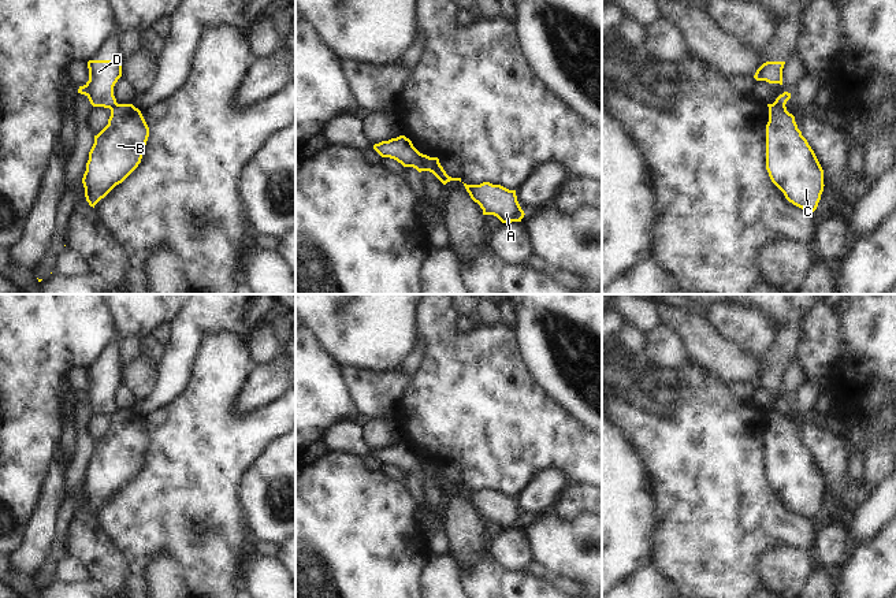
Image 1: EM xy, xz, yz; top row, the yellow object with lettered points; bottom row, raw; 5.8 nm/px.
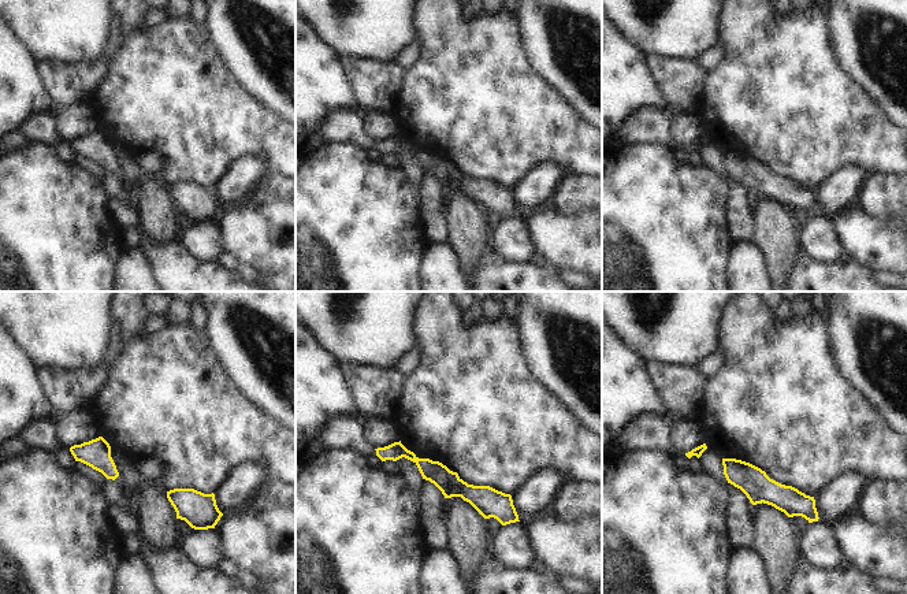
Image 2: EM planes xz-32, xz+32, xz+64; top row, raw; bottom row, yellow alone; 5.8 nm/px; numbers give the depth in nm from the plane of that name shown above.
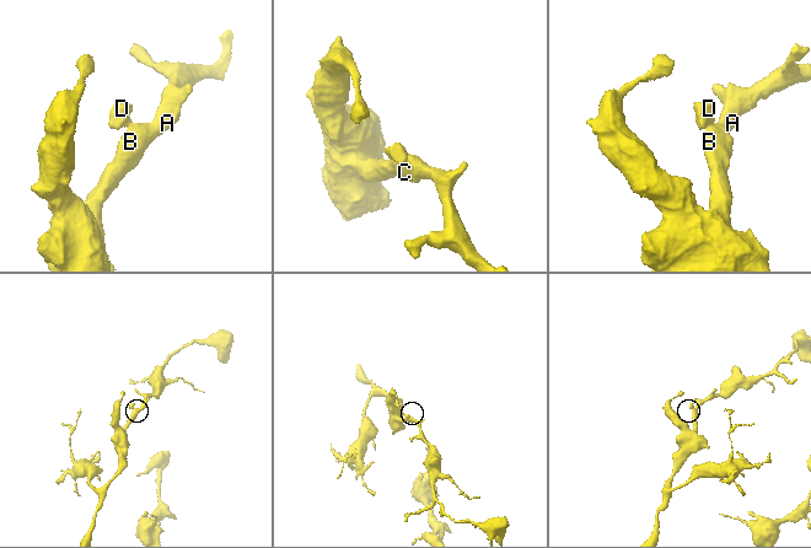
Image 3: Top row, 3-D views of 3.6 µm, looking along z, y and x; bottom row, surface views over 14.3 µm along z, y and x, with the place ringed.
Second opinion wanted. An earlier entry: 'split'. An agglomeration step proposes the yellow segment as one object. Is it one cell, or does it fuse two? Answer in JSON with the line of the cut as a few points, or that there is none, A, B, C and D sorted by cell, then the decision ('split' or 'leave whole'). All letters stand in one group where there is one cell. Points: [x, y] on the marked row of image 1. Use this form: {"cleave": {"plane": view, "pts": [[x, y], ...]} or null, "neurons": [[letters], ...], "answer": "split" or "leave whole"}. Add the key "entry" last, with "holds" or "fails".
{"cleave": {"plane": "xz", "pts": [[419, 153], [424, 170]]}, "neurons": [["A", "B", "C"], ["D"]], "answer": "split", "entry": "holds"}

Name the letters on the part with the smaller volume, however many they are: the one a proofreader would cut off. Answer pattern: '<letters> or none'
D

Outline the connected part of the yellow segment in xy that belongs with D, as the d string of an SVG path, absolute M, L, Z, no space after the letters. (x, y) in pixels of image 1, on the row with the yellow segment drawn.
M89 60L89 81L79 86L93 107L112 108L116 103L114 86L122 77L122 63L115 60Z

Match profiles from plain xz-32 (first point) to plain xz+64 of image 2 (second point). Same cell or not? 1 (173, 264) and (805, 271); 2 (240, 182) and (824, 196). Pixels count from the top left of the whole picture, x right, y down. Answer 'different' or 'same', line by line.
1: same
2: same

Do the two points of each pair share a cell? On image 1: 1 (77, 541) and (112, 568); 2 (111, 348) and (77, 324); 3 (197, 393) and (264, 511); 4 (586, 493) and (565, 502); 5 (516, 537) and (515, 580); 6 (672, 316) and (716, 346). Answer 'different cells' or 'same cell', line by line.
1: same cell
2: different cells
3: different cells
4: same cell
5: different cells
6: same cell

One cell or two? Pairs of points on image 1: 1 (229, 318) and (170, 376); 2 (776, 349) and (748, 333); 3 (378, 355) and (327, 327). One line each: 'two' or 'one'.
1: one
2: two
3: one

